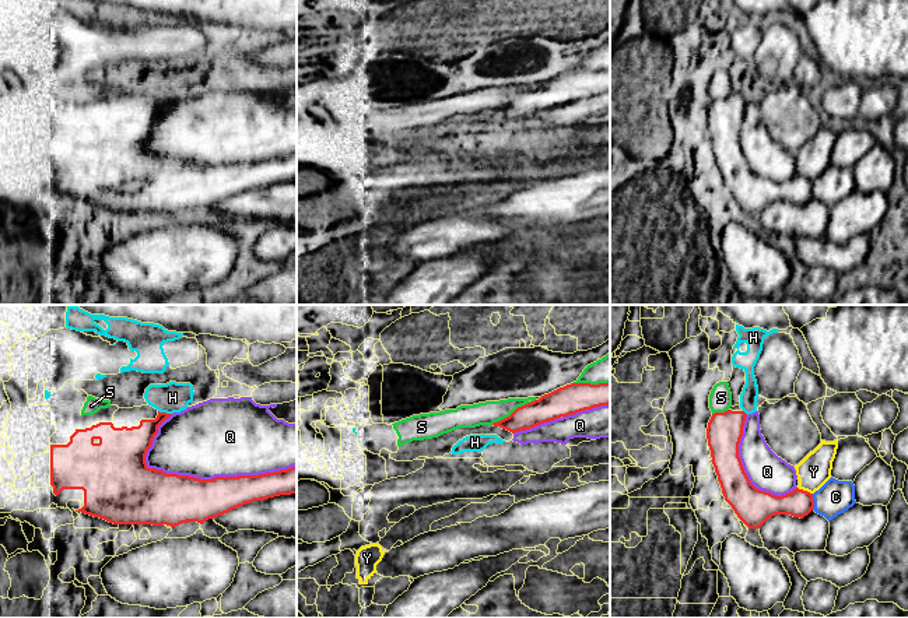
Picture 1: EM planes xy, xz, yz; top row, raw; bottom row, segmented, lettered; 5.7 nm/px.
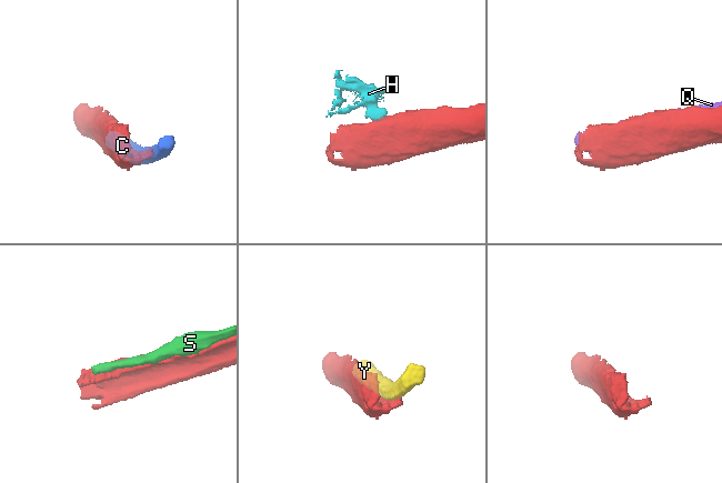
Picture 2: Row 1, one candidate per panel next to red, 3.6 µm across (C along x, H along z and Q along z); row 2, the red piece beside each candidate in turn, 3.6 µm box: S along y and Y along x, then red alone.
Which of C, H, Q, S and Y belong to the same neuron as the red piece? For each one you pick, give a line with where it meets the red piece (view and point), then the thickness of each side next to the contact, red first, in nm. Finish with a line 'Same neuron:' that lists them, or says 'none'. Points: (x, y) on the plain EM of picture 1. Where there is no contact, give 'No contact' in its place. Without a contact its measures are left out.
Same neuron: none

